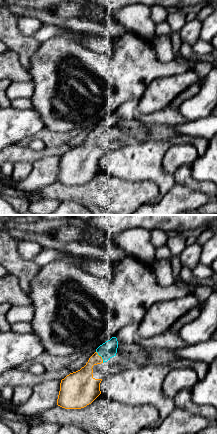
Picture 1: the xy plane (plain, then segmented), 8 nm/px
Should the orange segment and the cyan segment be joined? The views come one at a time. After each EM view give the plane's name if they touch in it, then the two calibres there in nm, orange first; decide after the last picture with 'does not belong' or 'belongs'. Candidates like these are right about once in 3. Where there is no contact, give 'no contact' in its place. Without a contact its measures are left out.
contact in xy; calibres 190 and 140 nm

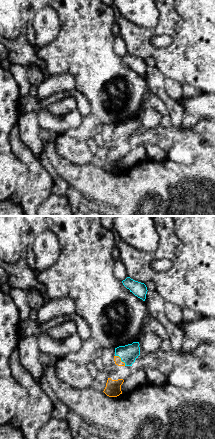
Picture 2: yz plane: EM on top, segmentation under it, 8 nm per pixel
contact in yz; calibres 60 and 140 nm

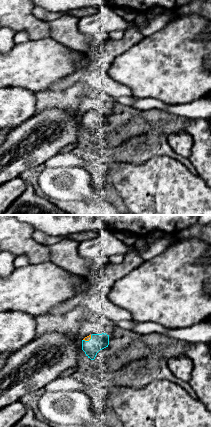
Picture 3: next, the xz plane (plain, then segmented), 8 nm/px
contact in xz; calibres 40 and 130 nm

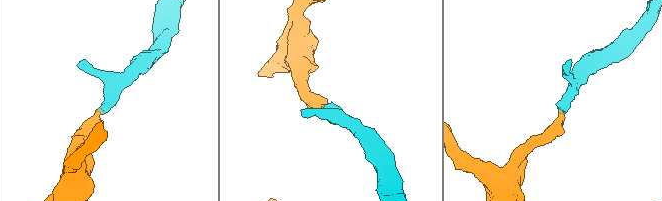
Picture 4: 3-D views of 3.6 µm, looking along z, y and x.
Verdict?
belongs

